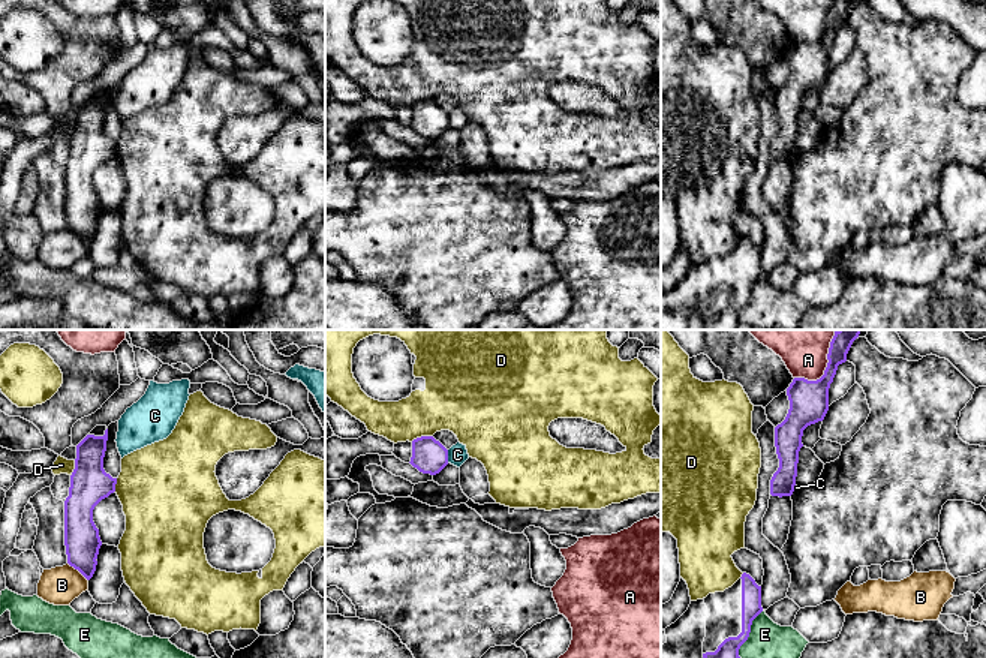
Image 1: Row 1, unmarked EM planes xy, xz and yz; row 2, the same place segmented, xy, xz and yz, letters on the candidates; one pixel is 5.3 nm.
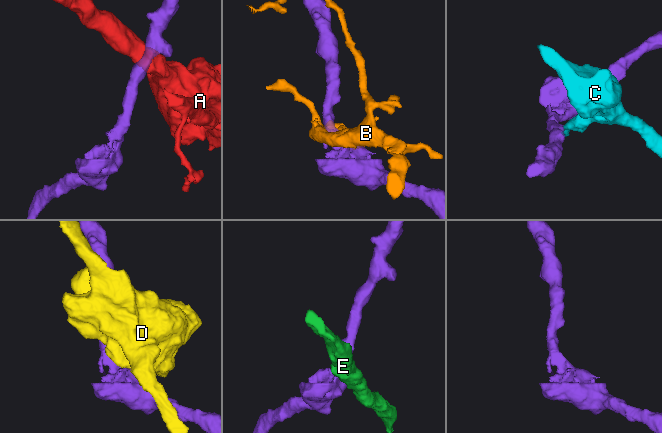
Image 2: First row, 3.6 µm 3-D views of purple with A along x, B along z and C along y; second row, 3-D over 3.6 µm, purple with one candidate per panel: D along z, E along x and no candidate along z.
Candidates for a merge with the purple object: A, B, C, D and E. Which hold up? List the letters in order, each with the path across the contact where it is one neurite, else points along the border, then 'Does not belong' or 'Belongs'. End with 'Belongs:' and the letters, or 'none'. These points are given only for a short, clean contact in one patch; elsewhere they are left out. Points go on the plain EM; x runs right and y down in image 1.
A: Does not belong
B: Boundary: xy (68, 227), (87, 245). Does not belong
C: Boundary: xz (447, 114), (448, 126). Does not belong
D: Does not belong
E: Does not belong
Belongs: none

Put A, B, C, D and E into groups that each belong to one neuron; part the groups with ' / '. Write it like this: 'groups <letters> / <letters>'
groups A / B / C / D / E

